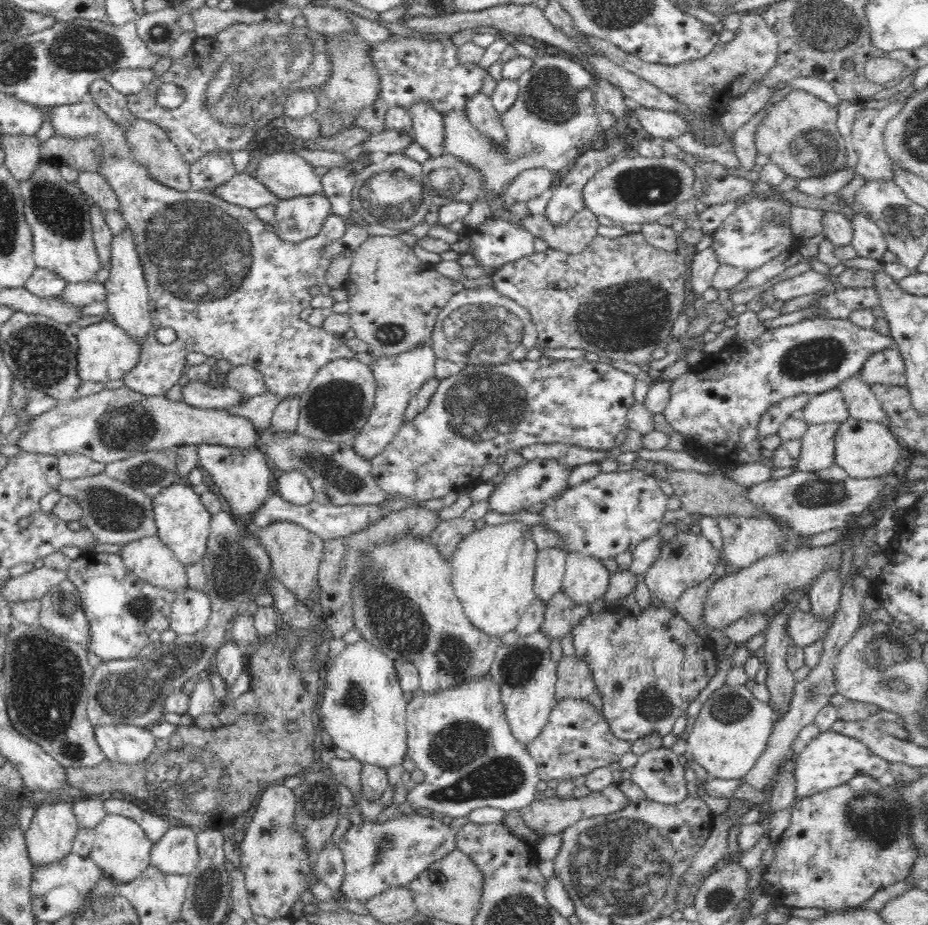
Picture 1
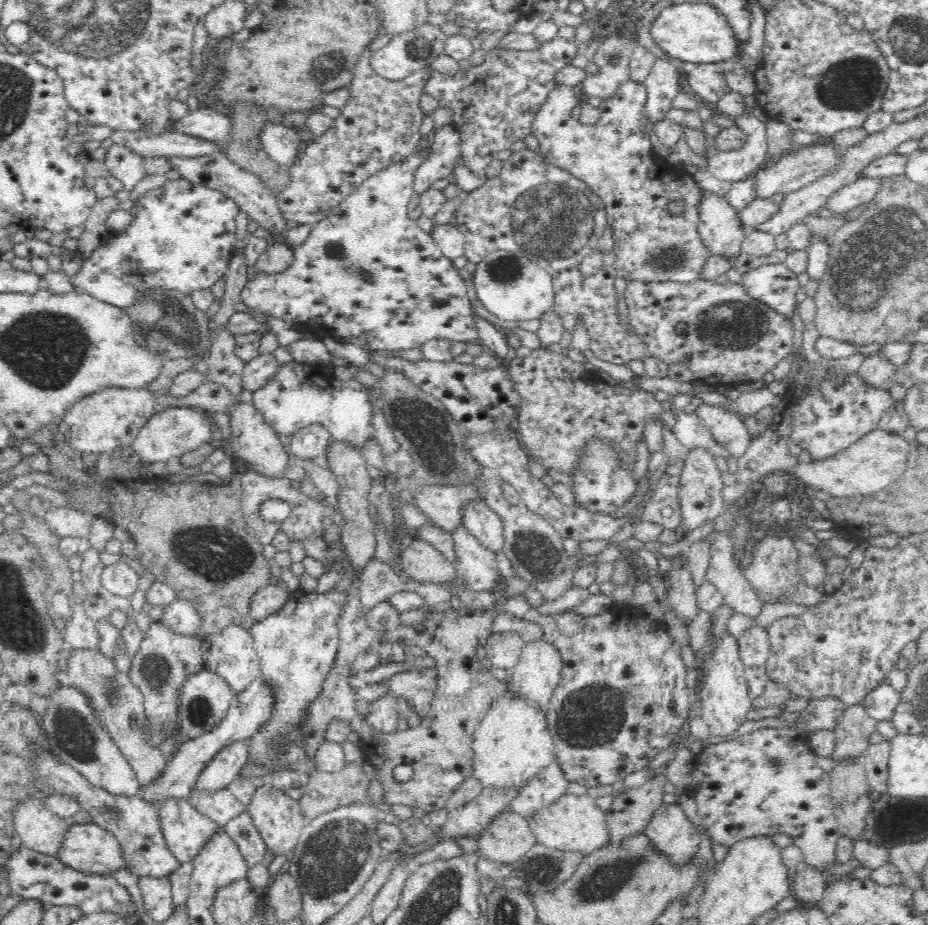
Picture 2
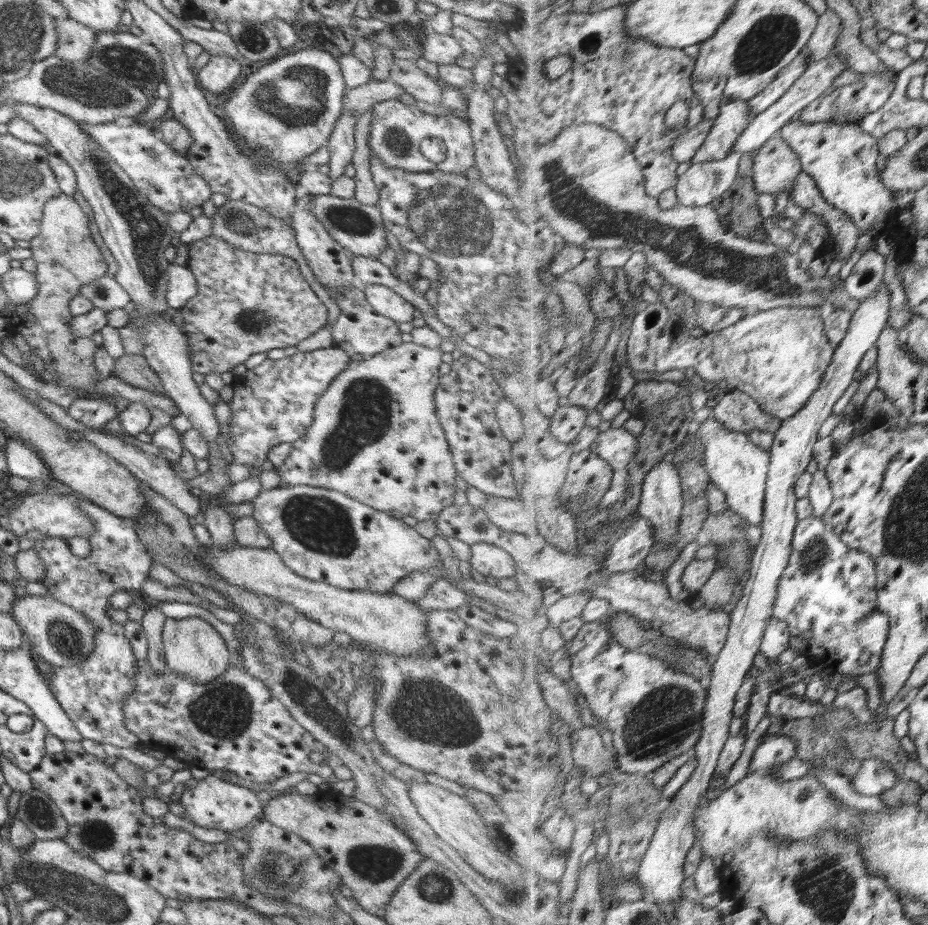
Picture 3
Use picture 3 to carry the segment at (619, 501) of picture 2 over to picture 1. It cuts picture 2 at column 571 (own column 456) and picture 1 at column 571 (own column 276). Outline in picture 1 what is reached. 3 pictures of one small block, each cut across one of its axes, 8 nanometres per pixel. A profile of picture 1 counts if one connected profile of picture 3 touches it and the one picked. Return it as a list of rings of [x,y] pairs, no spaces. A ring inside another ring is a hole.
[[[554,458],[548,460],[530,460],[527,464],[510,469],[505,477],[495,485],[495,489],[488,498],[487,510],[490,512],[500,512],[500,514],[516,514],[520,510],[528,510],[534,504],[547,502],[568,489],[568,478],[572,467],[560,464]]]

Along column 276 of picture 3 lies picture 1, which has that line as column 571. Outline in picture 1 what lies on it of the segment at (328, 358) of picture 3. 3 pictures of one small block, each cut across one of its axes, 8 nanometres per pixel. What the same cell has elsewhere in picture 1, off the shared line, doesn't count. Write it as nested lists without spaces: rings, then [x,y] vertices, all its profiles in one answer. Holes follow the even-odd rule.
[[[540,357],[539,360],[512,360],[512,362],[506,362],[504,364],[494,365],[474,365],[465,366],[452,376],[448,378],[440,379],[438,382],[438,388],[430,400],[430,404],[426,406],[424,412],[418,413],[411,421],[402,423],[398,434],[394,436],[394,440],[390,442],[389,446],[371,462],[372,476],[376,479],[378,486],[386,494],[401,494],[402,496],[410,497],[417,501],[426,501],[431,498],[441,498],[454,492],[456,490],[466,489],[469,491],[475,484],[481,481],[480,472],[482,467],[491,462],[496,462],[500,456],[506,456],[509,451],[516,451],[520,454],[520,450],[527,446],[534,444],[550,444],[552,442],[564,442],[577,447],[586,449],[598,450],[598,451],[610,451],[616,446],[616,436],[620,432],[624,433],[628,428],[628,410],[630,406],[634,404],[634,386],[636,384],[636,378],[631,373],[623,372],[618,368],[615,368],[610,362],[600,359],[596,362],[590,362],[587,359],[577,358],[574,360],[555,360],[546,357]]]

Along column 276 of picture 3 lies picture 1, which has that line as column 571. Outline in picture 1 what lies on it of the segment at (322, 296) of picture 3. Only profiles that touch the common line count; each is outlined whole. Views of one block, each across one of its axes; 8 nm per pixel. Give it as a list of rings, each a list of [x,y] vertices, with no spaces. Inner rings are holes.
[[[584,208],[576,212],[566,225],[554,226],[548,218],[536,214],[526,216],[522,220],[522,227],[534,237],[544,239],[549,248],[574,255],[586,251],[597,238],[599,224],[596,215]]]

